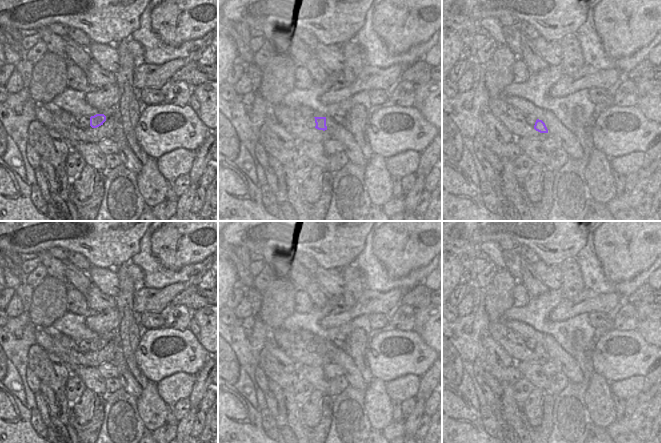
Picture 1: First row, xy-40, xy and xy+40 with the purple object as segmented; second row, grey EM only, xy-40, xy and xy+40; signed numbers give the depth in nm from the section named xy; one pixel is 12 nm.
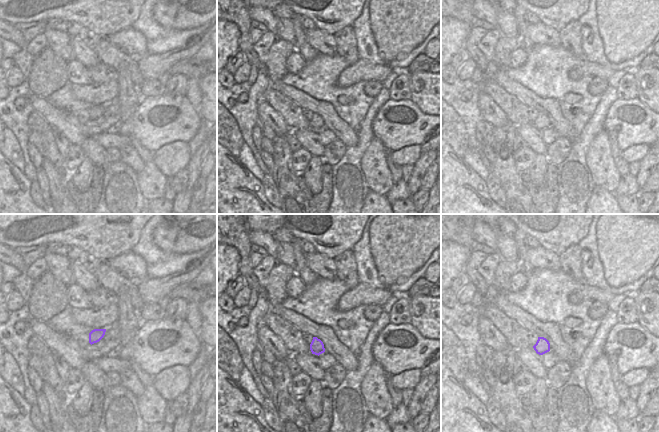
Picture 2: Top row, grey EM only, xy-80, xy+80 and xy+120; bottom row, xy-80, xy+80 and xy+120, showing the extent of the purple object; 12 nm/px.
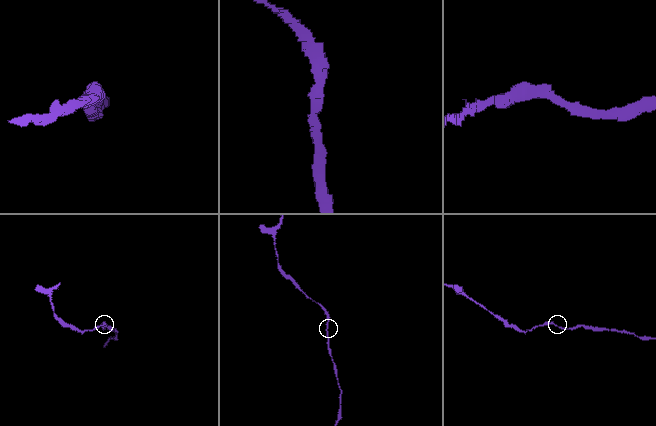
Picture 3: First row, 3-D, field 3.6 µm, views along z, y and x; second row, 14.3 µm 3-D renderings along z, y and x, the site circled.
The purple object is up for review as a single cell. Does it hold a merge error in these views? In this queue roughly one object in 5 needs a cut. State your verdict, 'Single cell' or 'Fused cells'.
Single cell.

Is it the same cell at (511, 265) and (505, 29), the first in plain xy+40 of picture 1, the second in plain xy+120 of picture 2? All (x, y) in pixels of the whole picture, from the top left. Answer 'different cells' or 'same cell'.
same cell

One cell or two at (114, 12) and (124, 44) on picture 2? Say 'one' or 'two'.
two

